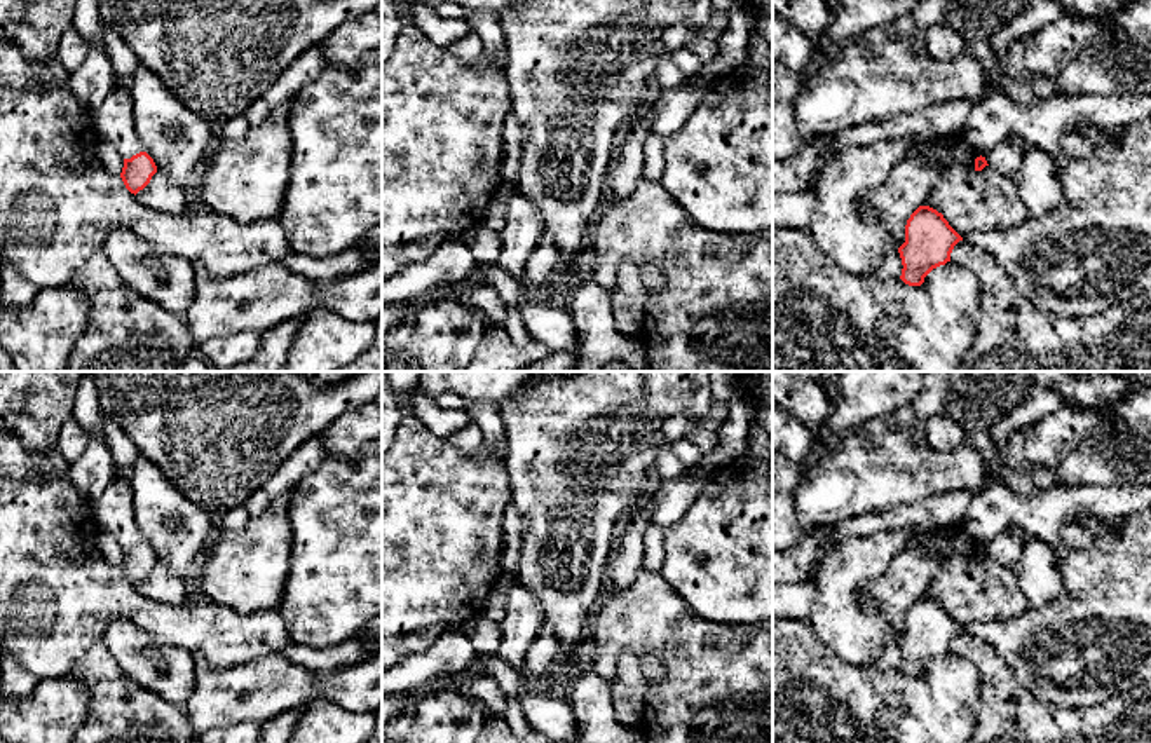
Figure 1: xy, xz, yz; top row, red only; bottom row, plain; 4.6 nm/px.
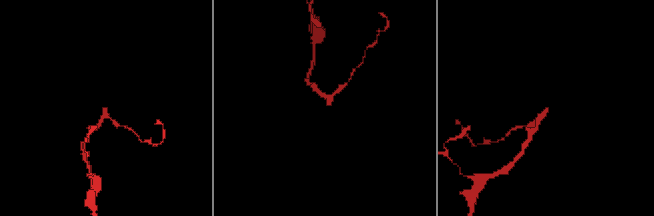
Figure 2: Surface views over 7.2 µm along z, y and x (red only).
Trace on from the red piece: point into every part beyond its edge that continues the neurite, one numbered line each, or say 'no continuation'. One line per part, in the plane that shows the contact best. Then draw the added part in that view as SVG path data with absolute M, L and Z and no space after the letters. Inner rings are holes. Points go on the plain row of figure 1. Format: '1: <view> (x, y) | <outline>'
1: xy (114, 511) | M113 480L92 506L98 528L112 534L122 549L131 549L143 542L143 535L134 520L133 488L129 481Z

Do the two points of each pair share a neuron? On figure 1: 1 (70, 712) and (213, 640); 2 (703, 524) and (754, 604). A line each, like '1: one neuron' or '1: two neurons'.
1: two neurons
2: one neuron

